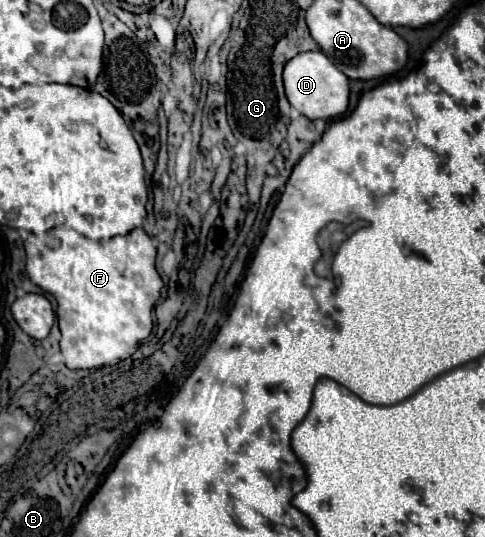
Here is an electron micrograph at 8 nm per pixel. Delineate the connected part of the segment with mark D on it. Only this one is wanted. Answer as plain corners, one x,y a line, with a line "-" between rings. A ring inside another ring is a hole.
302,52
286,62
284,72
284,92
292,108
302,112
310,120
330,120
342,116
348,110
348,78
320,52

